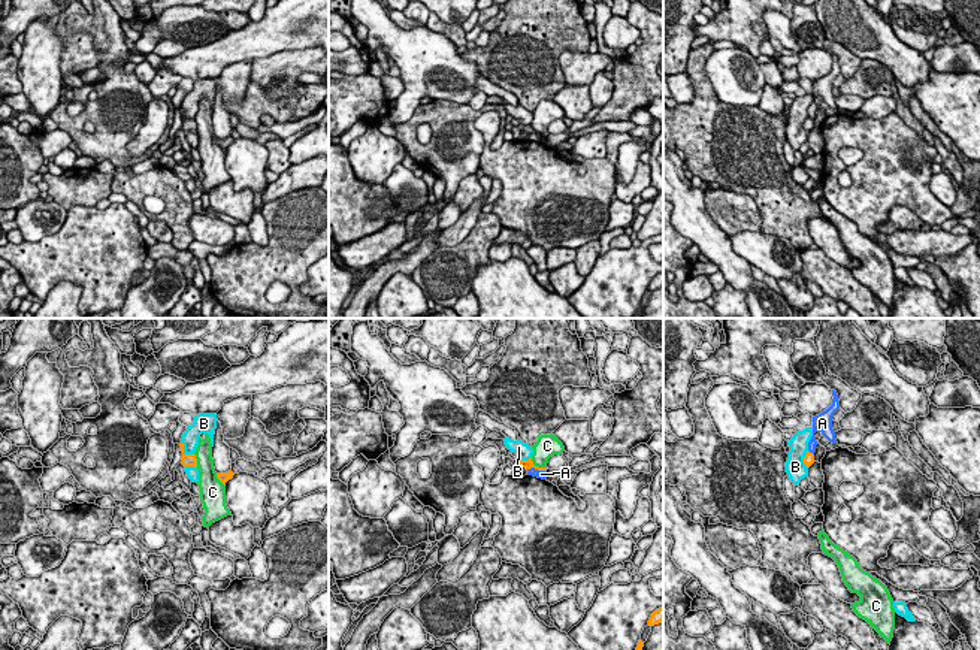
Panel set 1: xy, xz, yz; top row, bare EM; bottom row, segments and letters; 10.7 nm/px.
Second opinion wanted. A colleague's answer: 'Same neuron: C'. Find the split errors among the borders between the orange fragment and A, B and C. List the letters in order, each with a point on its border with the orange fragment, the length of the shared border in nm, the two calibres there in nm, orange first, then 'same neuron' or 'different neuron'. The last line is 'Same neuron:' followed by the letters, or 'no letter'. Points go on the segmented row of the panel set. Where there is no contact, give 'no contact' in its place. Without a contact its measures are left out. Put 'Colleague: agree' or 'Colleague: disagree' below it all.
A: xz (537, 468) | 190 nm | 100/100 nm | different neuron
B: xy (183, 450) | 200 nm | 130/190 nm | different neuron
C: xz (537, 466) | 200 nm | 100/240 nm | different neuron
Same neuron: no letter
Colleague: disagree

